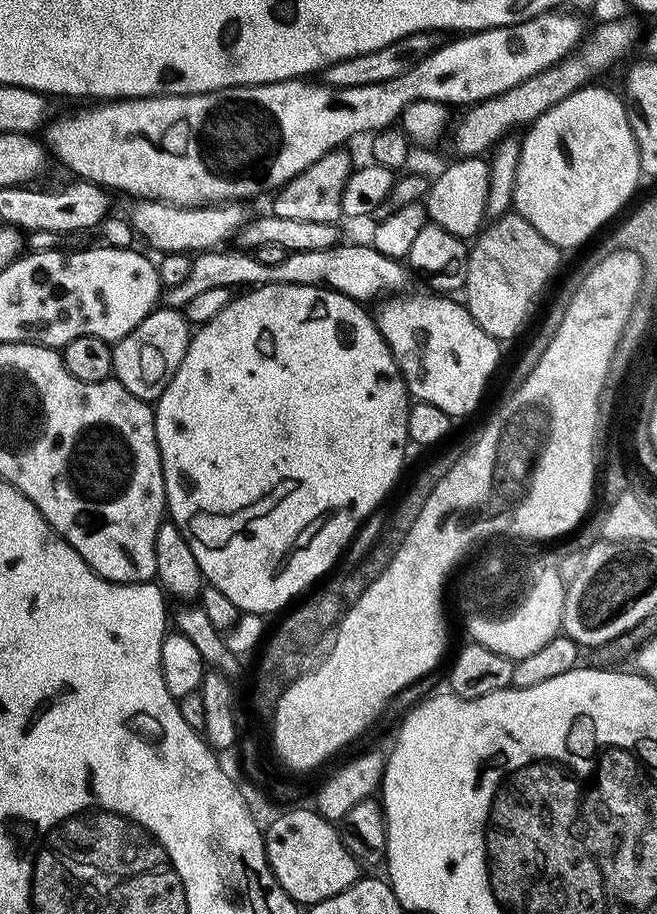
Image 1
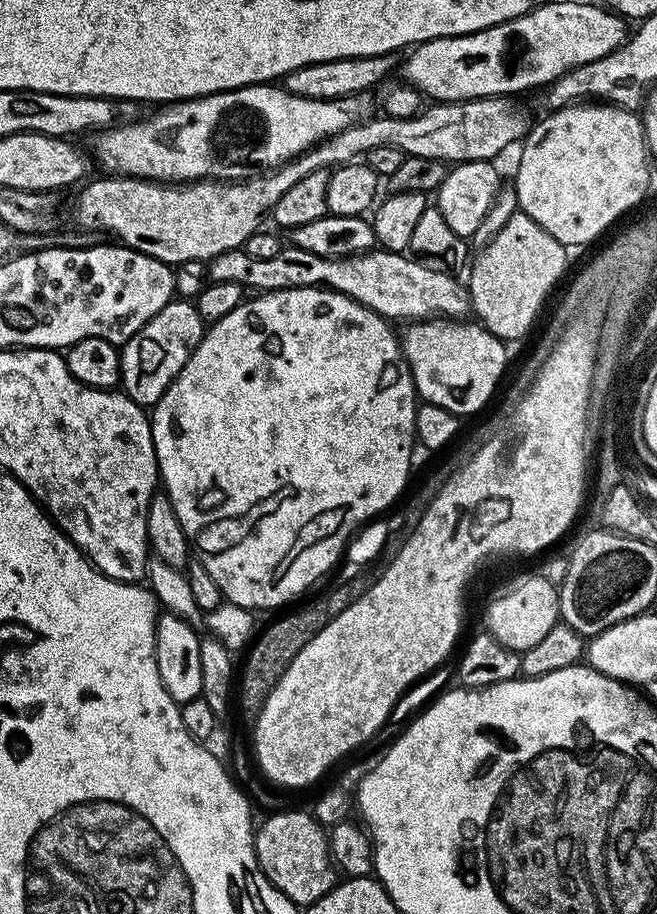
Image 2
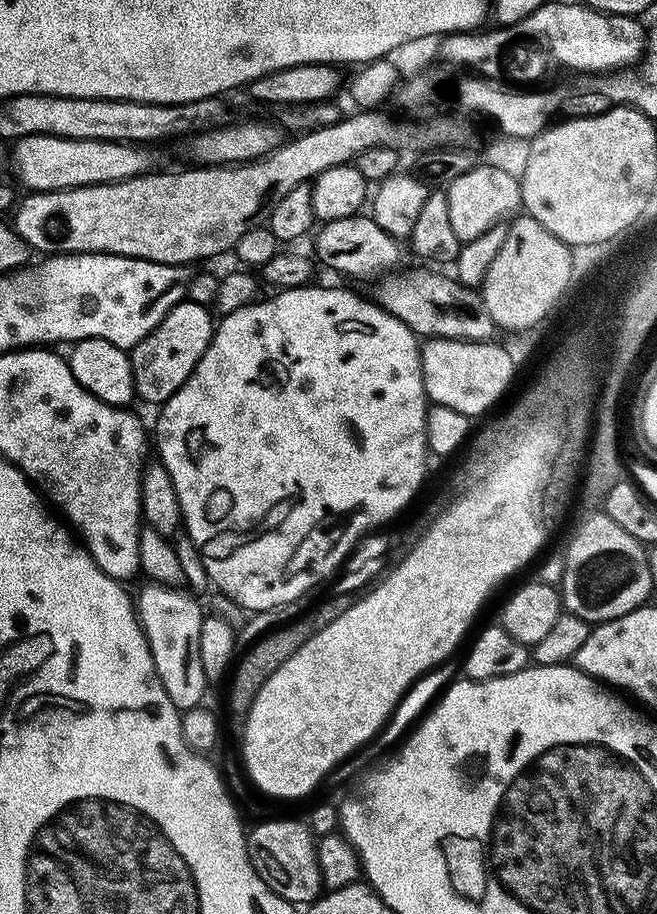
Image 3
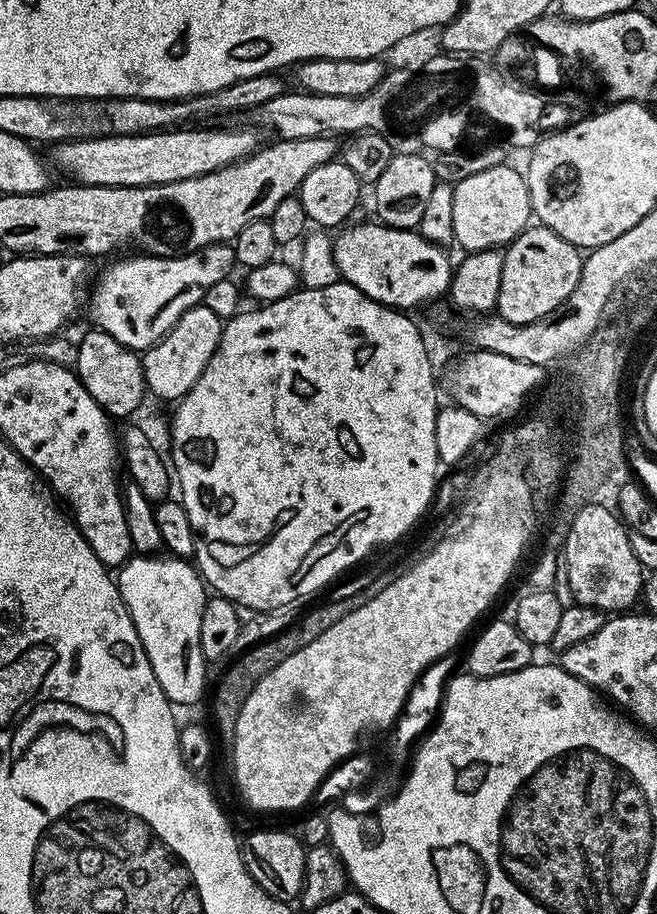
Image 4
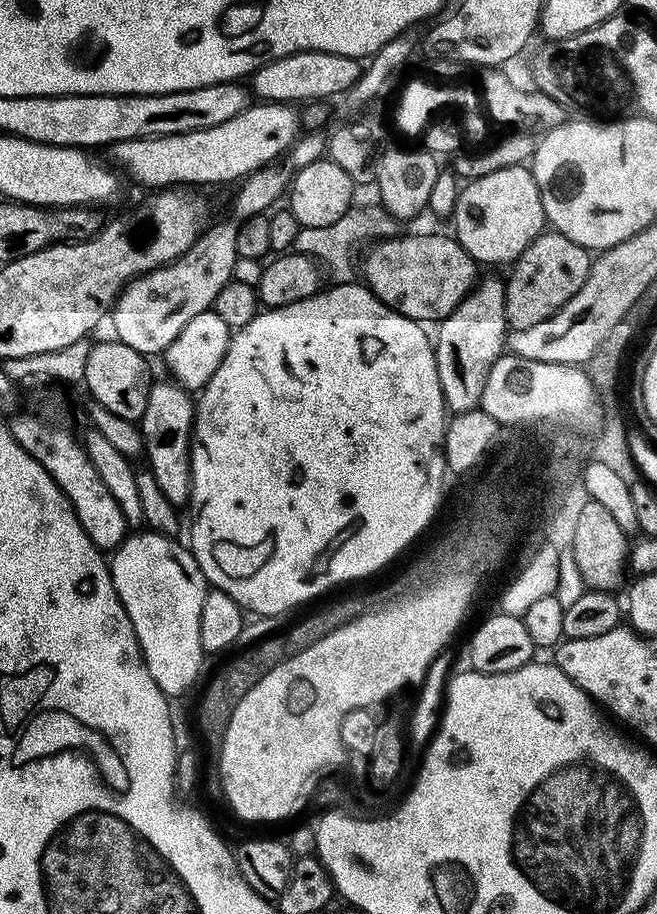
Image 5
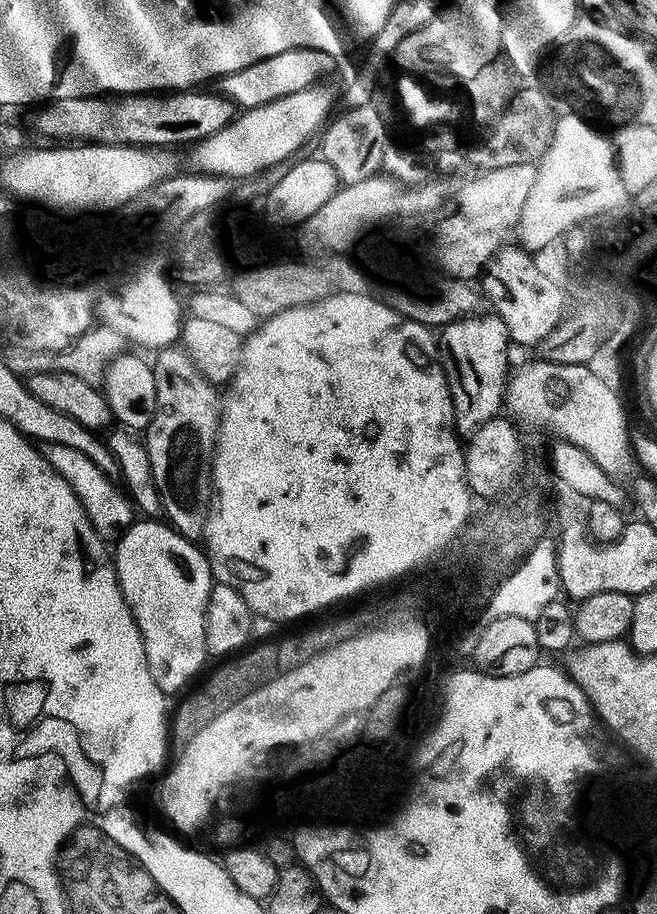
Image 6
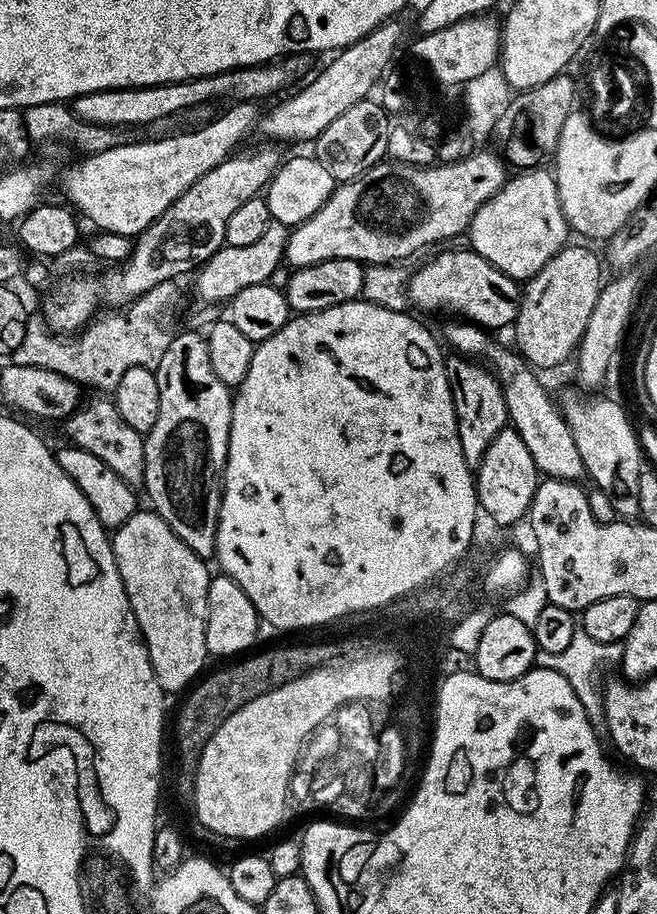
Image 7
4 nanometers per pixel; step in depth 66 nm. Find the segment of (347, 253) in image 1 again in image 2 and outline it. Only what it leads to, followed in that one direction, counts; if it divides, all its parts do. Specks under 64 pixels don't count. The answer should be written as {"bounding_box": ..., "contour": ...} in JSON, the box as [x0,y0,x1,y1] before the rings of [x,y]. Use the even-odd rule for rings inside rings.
{"bounding_box":[209,244,472,322],"contour":[[[292,244],[284,247],[277,257],[268,258],[265,261],[250,258],[248,254],[243,252],[243,249],[236,249],[216,257],[209,263],[209,279],[213,283],[234,281],[241,287],[250,290],[254,288],[252,290],[256,292],[327,286],[331,291],[340,292],[344,296],[358,301],[360,305],[374,310],[384,319],[406,318],[405,320],[410,322],[435,318],[464,320],[471,315],[472,299],[469,296],[467,285],[463,281],[458,282],[452,276],[455,275],[452,275],[449,271],[424,263],[405,253],[389,252],[388,249],[381,248],[369,250],[357,256],[348,256],[346,259],[326,259]]]}

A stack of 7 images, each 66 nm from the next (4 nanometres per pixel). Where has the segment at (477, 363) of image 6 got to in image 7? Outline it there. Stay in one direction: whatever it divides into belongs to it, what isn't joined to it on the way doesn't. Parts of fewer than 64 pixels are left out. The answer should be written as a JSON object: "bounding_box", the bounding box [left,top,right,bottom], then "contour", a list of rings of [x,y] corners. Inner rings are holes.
{"bounding_box":[447,354,509,470],"contour":[[[460,354],[447,357],[448,381],[454,398],[454,410],[458,422],[458,442],[462,442],[462,454],[468,467],[475,470],[480,467],[482,458],[494,442],[494,438],[509,423],[506,398],[496,376],[486,367],[483,368],[472,358]]]}

